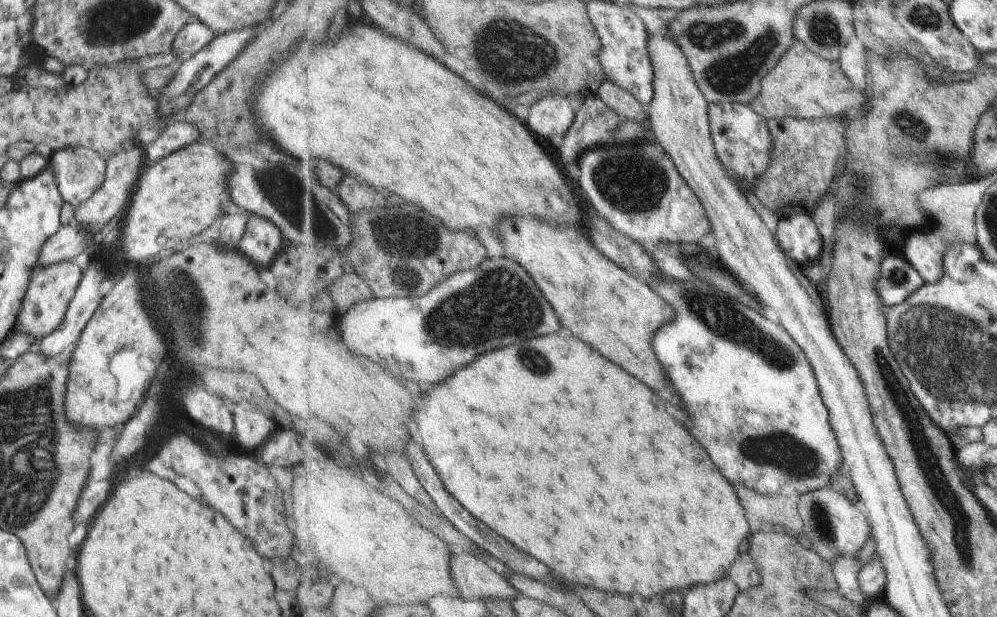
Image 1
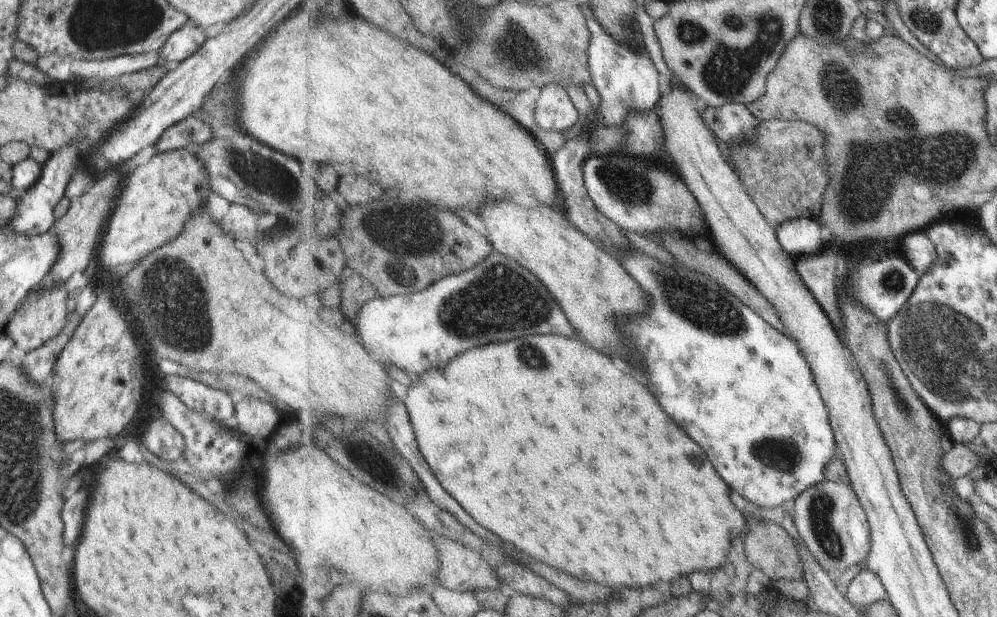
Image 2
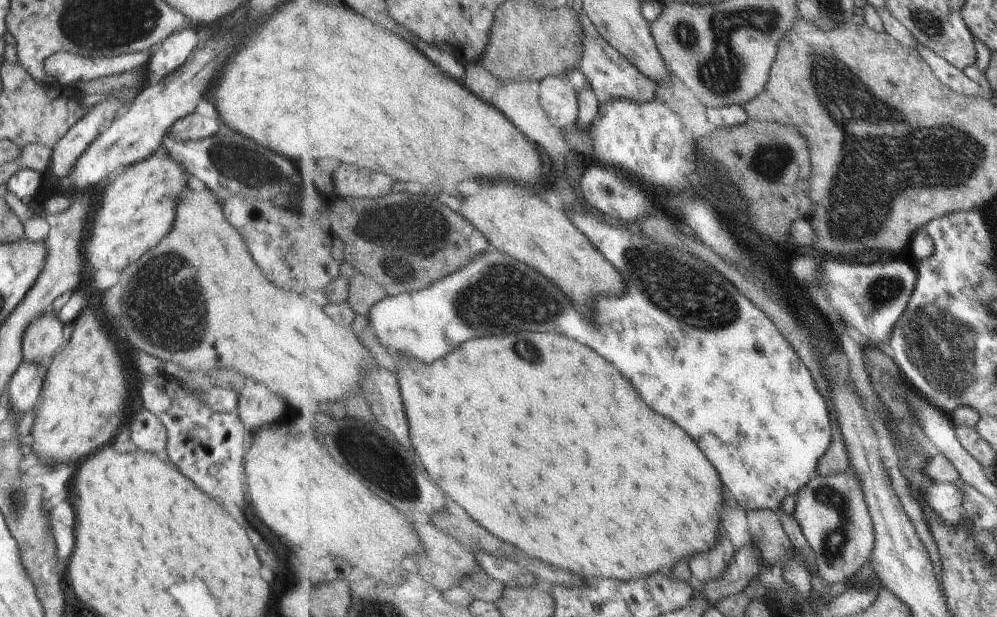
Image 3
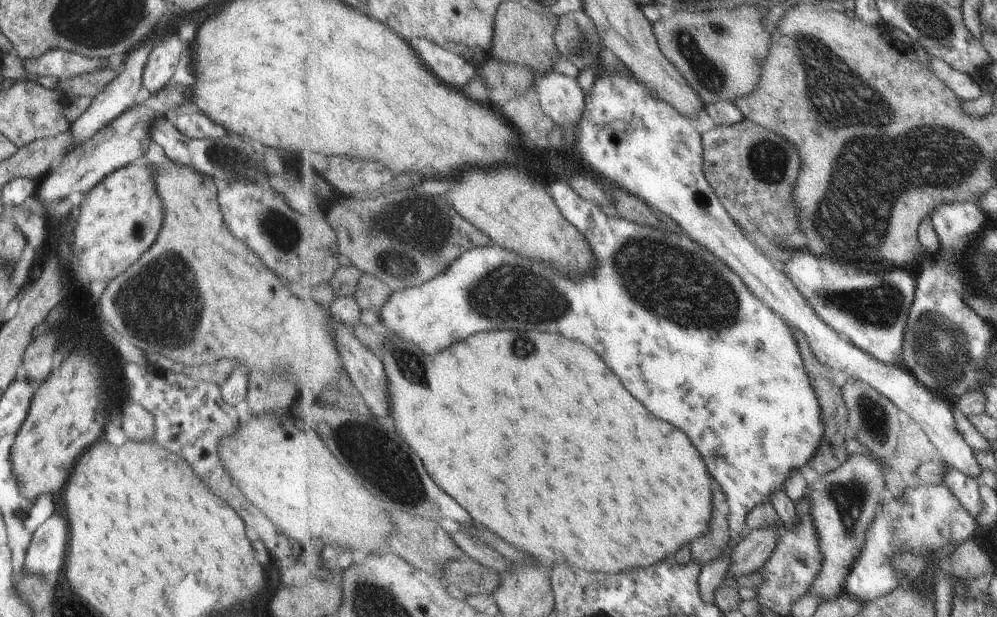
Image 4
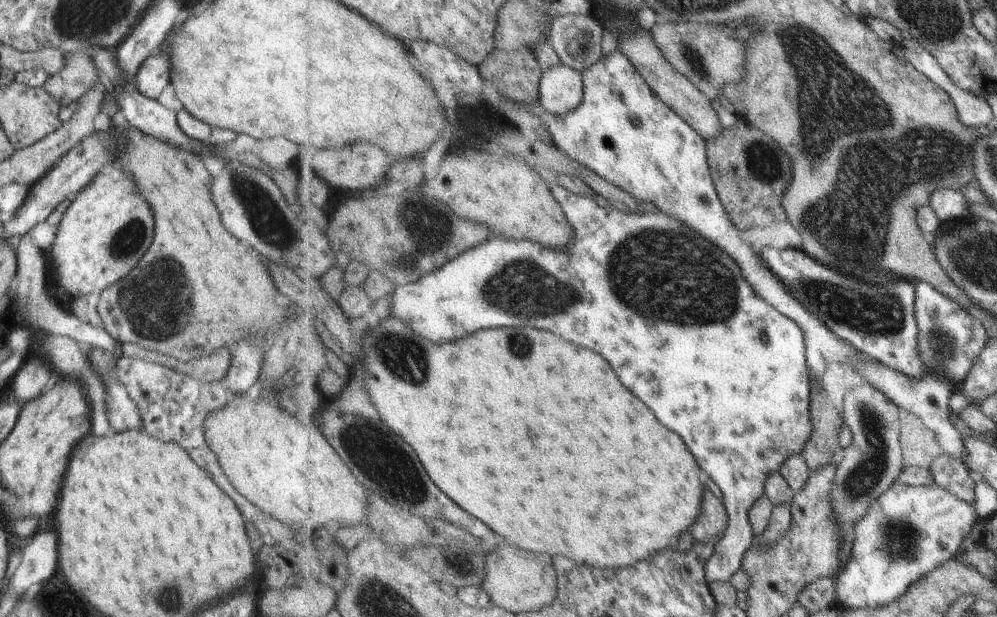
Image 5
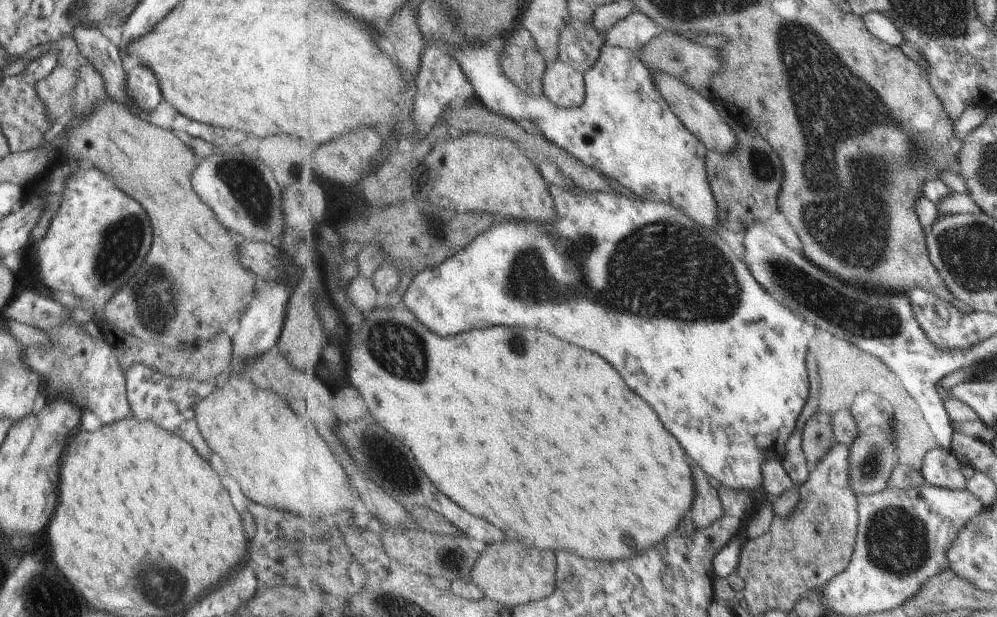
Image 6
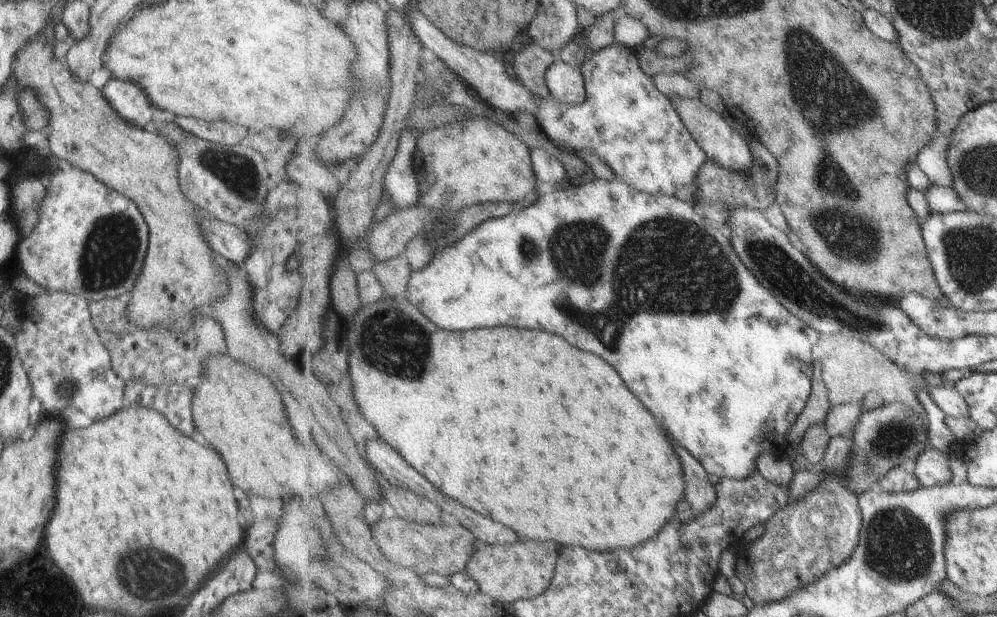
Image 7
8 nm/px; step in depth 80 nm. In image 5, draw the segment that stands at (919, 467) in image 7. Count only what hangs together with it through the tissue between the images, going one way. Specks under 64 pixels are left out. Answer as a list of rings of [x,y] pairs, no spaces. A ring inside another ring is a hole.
[[[942,454],[931,463],[934,480],[937,485],[970,505],[974,503],[974,486],[976,483],[969,477],[969,468],[960,460]]]

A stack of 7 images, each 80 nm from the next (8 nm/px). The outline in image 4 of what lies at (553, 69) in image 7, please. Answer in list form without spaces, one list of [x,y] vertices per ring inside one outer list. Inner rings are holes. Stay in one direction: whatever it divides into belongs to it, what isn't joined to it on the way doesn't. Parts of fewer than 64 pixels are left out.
[[[556,71],[540,77],[536,93],[547,116],[563,127],[577,124],[586,109],[586,94],[577,78]]]

